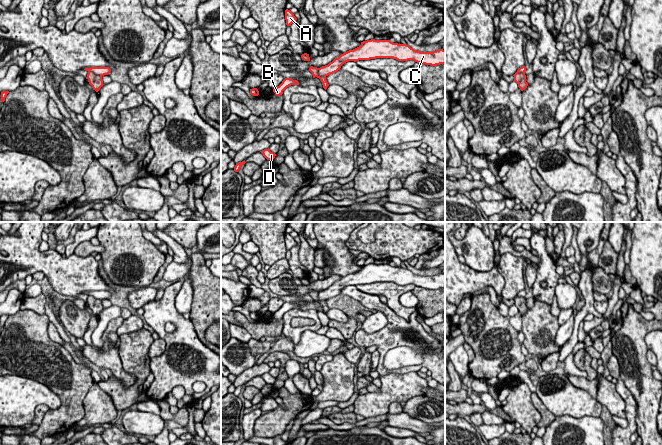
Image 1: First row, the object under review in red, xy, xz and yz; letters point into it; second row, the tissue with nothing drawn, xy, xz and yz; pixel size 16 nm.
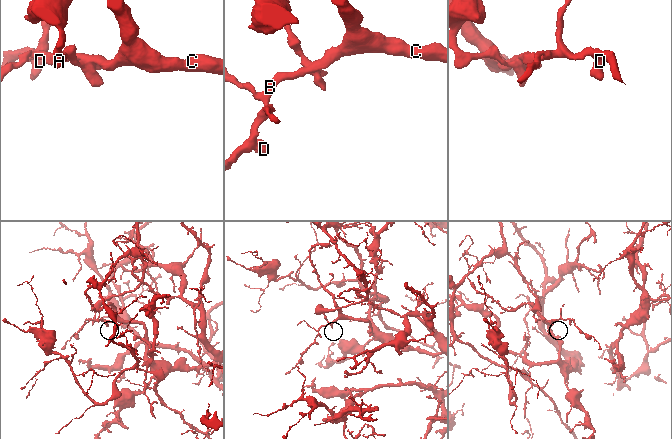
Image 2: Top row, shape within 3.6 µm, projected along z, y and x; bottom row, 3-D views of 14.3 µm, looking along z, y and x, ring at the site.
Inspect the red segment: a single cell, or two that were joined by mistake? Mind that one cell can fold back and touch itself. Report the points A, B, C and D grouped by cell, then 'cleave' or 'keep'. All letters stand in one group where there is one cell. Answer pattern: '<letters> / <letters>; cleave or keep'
A / B C D; cleave

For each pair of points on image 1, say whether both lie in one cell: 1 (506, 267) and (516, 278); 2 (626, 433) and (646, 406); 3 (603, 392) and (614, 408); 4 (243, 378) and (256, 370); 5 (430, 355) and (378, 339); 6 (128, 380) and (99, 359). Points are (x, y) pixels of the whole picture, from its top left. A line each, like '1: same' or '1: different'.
1: same
2: different
3: same
4: same
5: same
6: same

